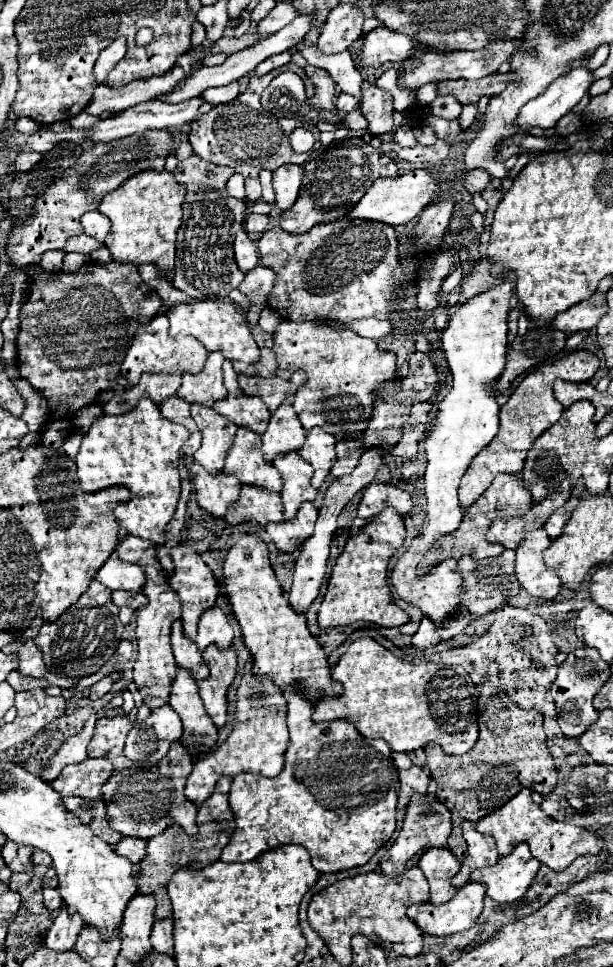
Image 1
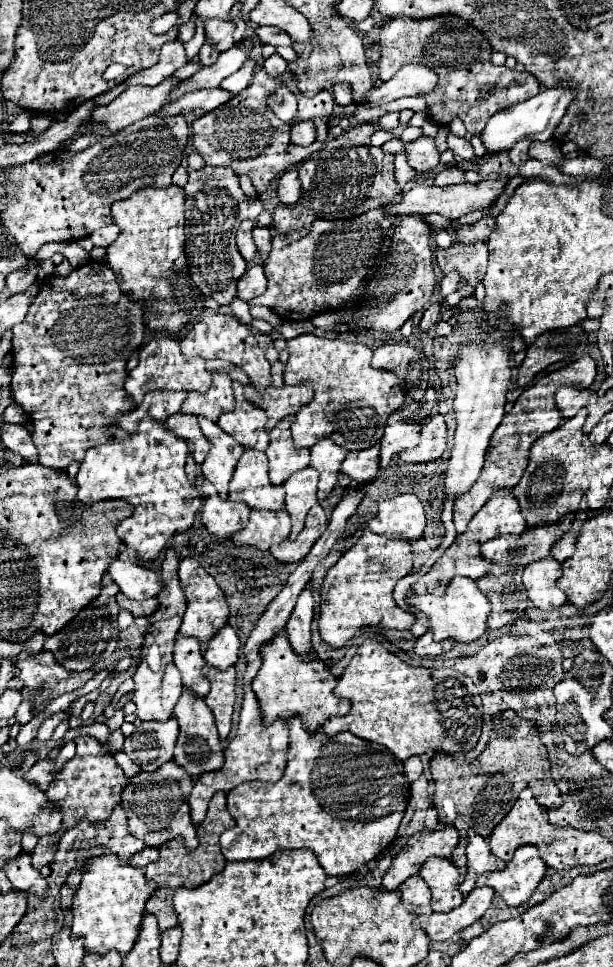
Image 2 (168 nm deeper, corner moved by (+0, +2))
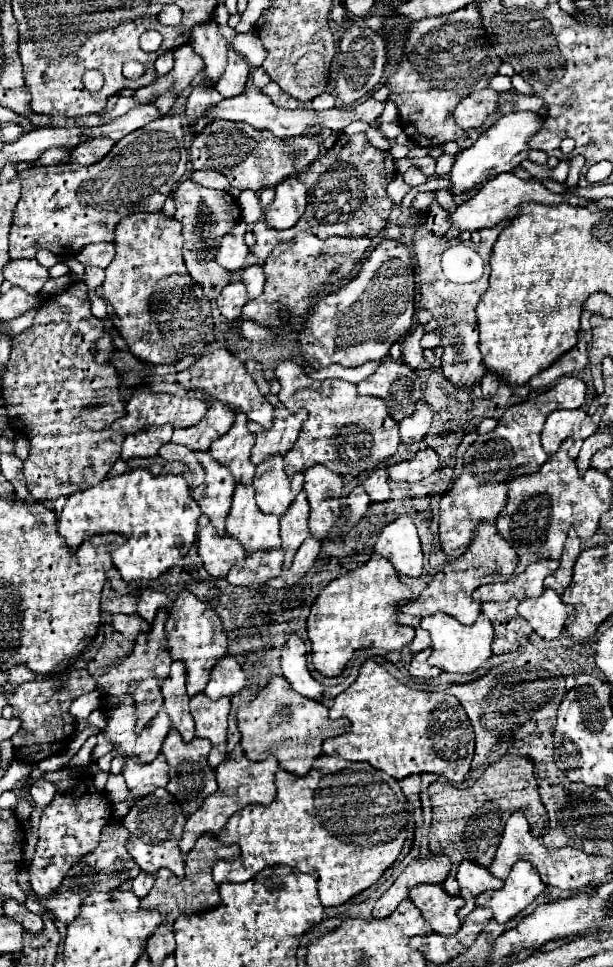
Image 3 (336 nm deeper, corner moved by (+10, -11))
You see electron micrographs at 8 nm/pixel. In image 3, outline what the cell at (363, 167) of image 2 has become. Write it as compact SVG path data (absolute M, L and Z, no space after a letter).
M364 132L352 136L340 134L330 150L320 154L308 166L308 170L296 174L296 178L308 190L308 206L304 216L298 220L296 226L288 230L274 230L266 222L254 224L254 254L260 260L266 260L276 244L292 240L302 230L318 236L320 240L326 240L330 236L378 236L378 232L386 226L388 216L392 212L392 202L386 194L386 186L394 176L396 170L390 152L374 148Z

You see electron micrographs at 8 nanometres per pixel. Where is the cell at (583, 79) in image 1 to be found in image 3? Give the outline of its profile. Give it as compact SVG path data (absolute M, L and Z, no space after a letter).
M510 112L504 114L496 124L492 124L476 142L474 146L462 150L452 166L454 174L450 172L450 192L460 194L468 192L470 188L478 186L480 182L486 182L488 178L498 176L500 172L512 172L526 156L528 156L528 142L530 138L544 126L546 118L536 112Z

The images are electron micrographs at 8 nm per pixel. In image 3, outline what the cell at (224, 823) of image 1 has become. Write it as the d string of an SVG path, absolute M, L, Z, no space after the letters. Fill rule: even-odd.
M202 834L194 848L186 854L186 876L184 878L176 878L170 870L166 868L160 868L156 874L154 874L154 886L152 890L140 900L140 906L142 908L156 908L164 922L174 922L178 916L182 914L196 914L196 912L202 912L206 908L215 908L220 904L220 896L218 892L218 886L213 882L212 877L212 864L218 860L218 858L224 858L224 860L232 860L240 854L240 846L236 844L230 844L230 846L224 846L220 840L218 842L210 842L210 834ZM208 896L208 906L204 902L204 898Z

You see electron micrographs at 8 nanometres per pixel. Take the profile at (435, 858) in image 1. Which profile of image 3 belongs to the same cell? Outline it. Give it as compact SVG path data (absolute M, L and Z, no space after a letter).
M418 884L410 890L410 900L430 922L432 930L438 934L454 934L460 928L460 918L456 910L462 906L460 896L450 896L442 884Z

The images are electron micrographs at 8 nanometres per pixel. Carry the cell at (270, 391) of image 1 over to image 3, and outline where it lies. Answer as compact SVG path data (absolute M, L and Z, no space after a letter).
M274 408L274 420L268 430L258 428L250 422L250 430L256 432L256 444L252 448L252 462L260 464L270 454L284 454L296 442L298 432L302 428L302 420L306 420L306 410L290 412L286 408Z

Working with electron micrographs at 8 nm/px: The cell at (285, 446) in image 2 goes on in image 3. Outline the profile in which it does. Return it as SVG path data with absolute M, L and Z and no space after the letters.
M268 456L256 468L254 488L256 488L256 504L262 512L270 512L280 516L286 512L286 506L294 500L294 496L302 490L304 476L302 472L294 474L292 478L284 472L282 456Z

